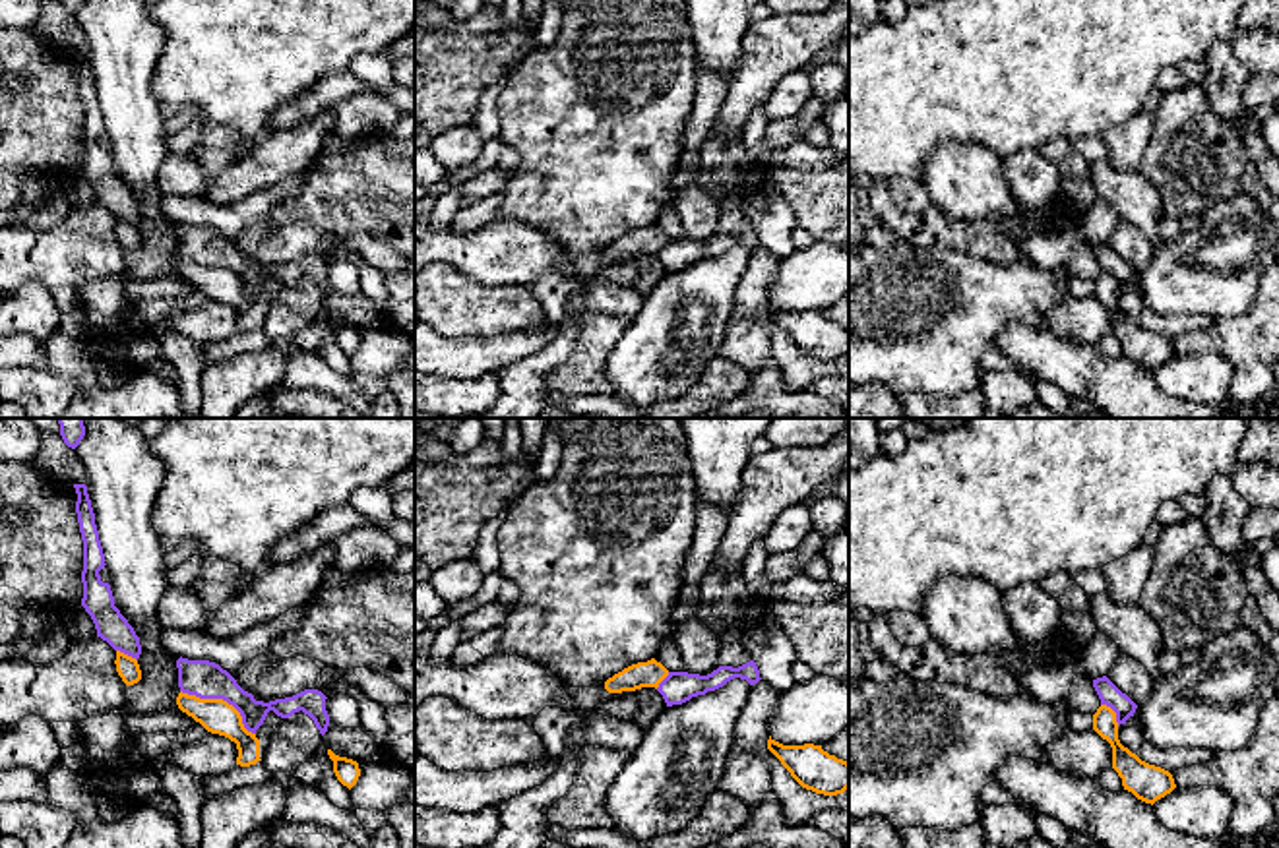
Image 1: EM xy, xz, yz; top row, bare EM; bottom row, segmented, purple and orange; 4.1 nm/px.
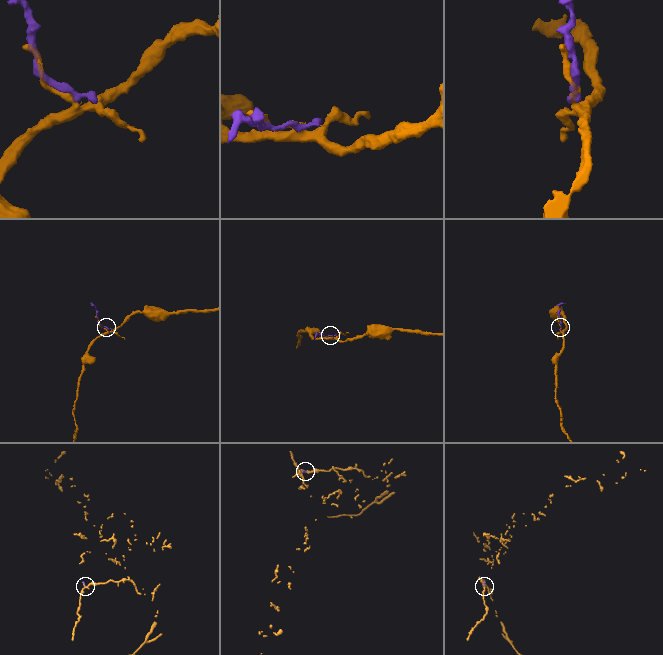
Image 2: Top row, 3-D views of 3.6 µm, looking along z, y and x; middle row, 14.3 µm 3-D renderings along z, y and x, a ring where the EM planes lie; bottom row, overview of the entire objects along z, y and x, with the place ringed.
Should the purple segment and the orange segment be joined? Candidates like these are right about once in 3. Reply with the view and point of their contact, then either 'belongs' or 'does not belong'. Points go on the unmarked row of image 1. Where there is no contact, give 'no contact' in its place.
contact xy (221, 264); does not belong

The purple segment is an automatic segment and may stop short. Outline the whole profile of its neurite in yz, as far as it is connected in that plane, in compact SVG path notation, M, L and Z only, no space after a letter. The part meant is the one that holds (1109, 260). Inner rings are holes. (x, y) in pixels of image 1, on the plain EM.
M1107 242L1093 246L1093 254L1101 265L1101 271L1110 273L1116 279L1116 288L1126 290L1134 283L1138 271L1122 259Z

